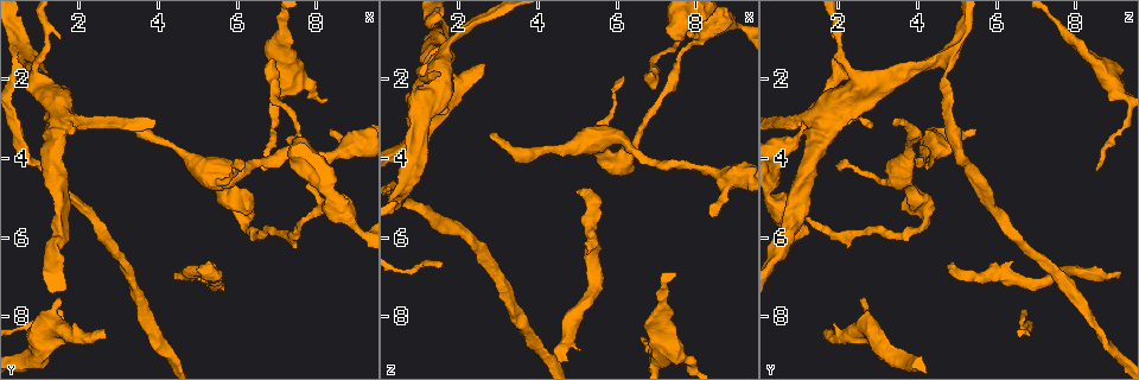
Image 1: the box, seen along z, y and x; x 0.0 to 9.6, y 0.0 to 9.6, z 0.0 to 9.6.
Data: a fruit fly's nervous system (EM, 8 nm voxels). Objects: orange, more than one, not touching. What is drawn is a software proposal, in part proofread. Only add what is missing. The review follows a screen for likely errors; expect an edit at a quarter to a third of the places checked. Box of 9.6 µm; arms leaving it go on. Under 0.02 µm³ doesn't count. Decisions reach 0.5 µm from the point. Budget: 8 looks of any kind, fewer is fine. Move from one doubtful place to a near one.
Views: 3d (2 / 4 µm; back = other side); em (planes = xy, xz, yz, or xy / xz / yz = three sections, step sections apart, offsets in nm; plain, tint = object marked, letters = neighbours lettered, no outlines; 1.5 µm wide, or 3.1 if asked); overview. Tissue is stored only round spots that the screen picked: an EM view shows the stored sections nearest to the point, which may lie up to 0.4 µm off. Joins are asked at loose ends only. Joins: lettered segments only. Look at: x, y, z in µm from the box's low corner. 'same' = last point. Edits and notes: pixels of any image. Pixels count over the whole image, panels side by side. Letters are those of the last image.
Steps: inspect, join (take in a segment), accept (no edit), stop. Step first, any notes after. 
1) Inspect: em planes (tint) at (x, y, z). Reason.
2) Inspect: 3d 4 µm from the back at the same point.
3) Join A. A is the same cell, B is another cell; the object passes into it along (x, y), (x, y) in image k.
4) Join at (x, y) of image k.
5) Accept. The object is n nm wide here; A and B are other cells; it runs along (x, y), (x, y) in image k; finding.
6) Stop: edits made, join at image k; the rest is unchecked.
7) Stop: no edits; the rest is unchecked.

Inspect: 3d 2 µm at (8.40, 3.30, 5.40). An open end.

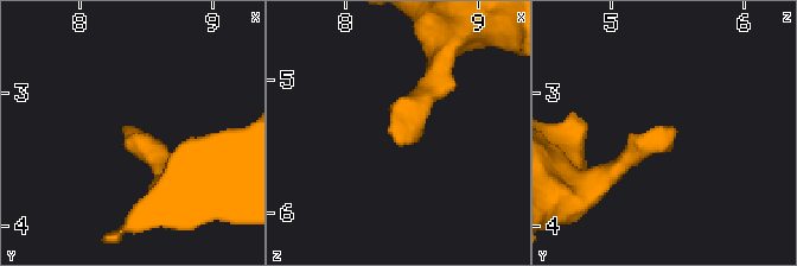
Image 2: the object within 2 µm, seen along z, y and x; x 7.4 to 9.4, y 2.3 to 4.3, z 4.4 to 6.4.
Inspect: em planes (letters) at (8.38, 3.30, 5.44).

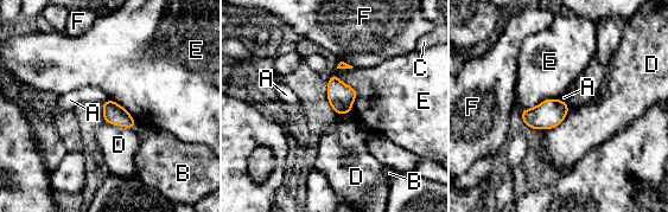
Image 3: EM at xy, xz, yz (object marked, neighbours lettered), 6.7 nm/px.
Accept. A, B, C, D, E and F are other cells; no lettered segment goes on from it.

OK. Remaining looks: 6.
Inspect: 3d 4 µm at (5.00, 6.80, 4.75). An open end.

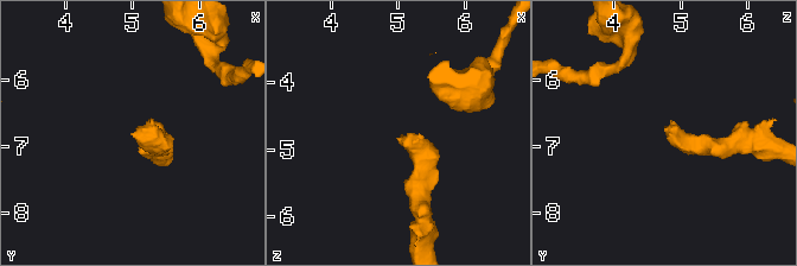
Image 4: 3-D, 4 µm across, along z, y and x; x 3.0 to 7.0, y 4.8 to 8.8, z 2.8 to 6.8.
Inspect: em planes (letters) at (5.00, 6.80, 4.80). Shape alone is not enough.

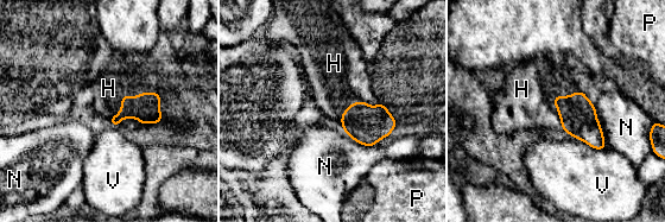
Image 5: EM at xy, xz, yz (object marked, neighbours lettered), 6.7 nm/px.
Join H. H is the same cell, N, P and V are other cells; the object passes into it along (145, 107), (127, 94), (108, 88) in image 5; the cell continues.

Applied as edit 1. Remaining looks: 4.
Inspect: overview. Redraw.

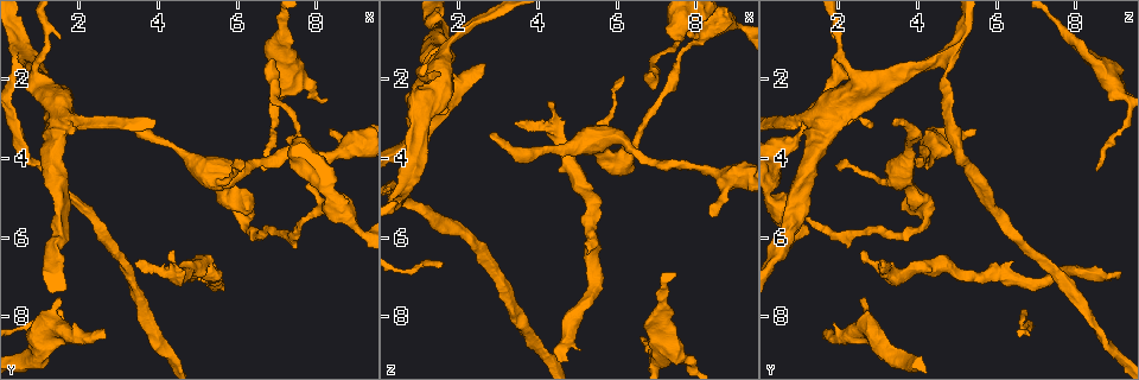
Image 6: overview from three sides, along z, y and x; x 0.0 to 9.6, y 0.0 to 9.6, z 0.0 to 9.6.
Inspect: em yz step 4 (letters) at (2.60, 8.35, 1.55). An open end.

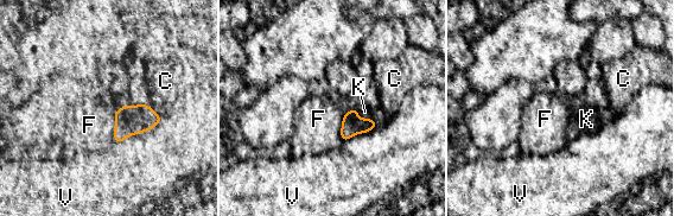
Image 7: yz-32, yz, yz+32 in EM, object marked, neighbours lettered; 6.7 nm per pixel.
Join K. K is the same cell, C, F and V are other cells; it goes on there.

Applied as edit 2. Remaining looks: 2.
Stop: edits made, join at image 5, join at image 7; the rest is unchecked.

